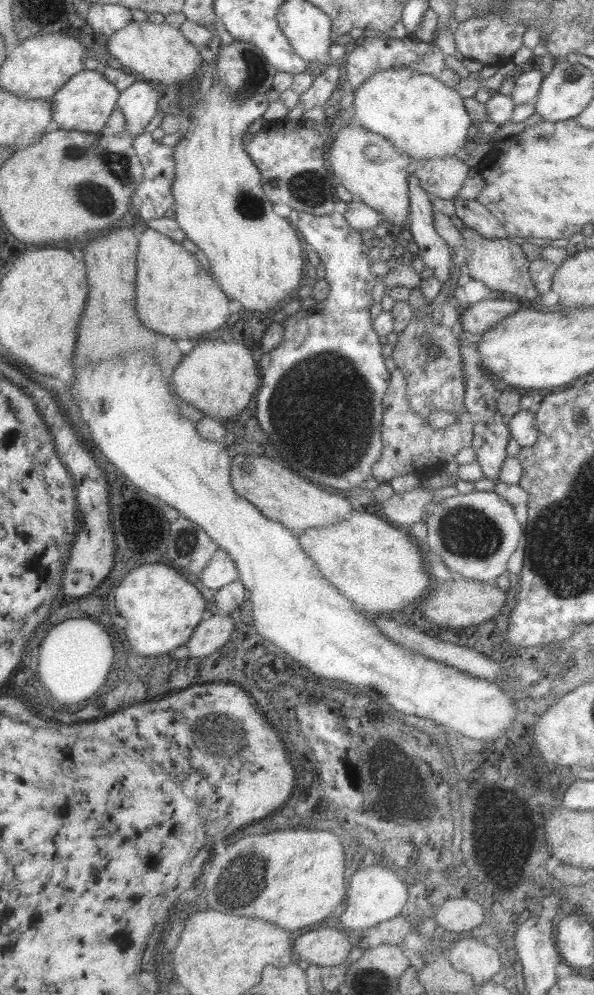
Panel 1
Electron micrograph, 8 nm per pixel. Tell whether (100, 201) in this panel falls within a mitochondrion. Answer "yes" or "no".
yes

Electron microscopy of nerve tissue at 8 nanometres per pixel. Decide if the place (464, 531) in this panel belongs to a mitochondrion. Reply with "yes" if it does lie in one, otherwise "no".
yes

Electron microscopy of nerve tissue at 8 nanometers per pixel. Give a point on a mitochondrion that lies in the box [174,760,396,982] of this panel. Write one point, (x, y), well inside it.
(243, 891)

